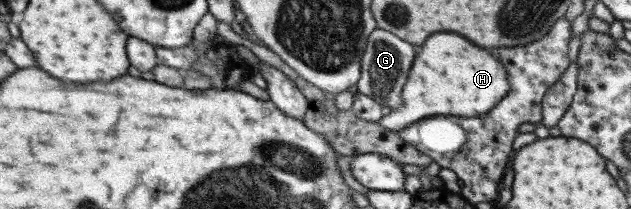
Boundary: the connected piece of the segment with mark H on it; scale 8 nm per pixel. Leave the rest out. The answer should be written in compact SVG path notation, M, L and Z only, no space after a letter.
M438 32L426 38L418 48L408 80L401 90L402 110L386 111L377 120L384 129L401 132L404 127L432 116L460 116L474 118L496 106L496 102L510 90L506 72L498 58L486 50L474 46L462 36L450 32Z

